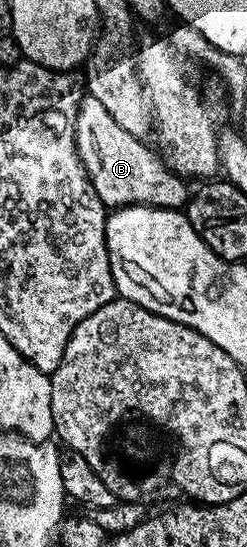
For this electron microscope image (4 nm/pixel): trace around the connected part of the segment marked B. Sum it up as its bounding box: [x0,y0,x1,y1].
[74,94,188,211]

